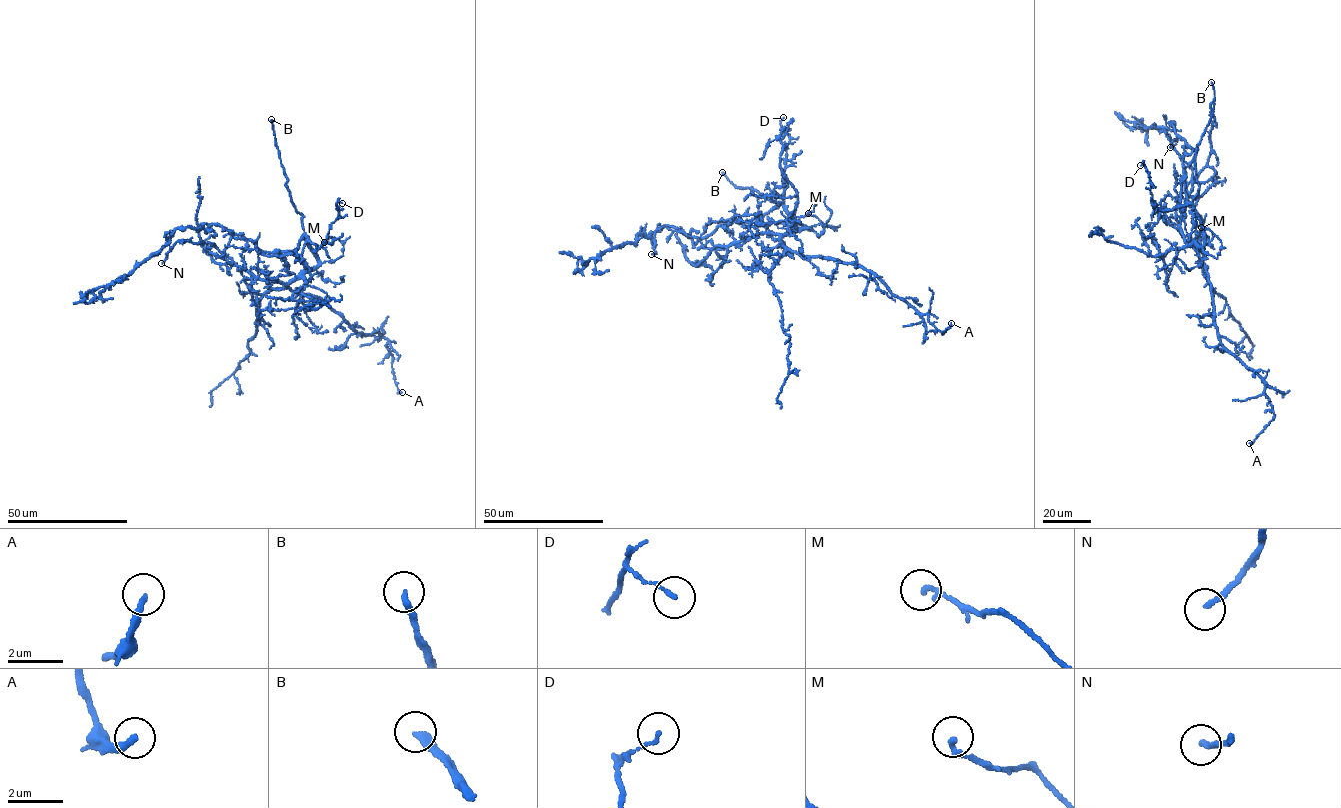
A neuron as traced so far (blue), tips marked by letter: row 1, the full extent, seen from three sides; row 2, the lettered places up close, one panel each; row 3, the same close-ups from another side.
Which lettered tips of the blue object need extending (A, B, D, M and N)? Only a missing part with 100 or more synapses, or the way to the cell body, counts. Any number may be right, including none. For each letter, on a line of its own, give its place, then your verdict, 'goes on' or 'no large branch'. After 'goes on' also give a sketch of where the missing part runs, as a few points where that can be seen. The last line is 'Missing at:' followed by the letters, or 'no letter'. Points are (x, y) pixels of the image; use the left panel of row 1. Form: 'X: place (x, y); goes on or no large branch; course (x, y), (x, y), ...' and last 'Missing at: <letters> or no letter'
A: place (402, 392); no large branch
B: place (271, 119); goes on; course (271, 119), (260, 61), (270, 49), (273, 33)
D: place (342, 203); no large branch
M: place (324, 242); no large branch
N: place (161, 263); no large branch
Missing at: B

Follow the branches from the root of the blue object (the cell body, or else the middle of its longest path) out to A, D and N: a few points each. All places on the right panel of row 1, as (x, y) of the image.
A: (1192, 205), (1204, 241), (1187, 244), (1208, 277), (1218, 338), (1261, 378), (1274, 414), (1249, 443)
D: (1192, 205), (1160, 210), (1151, 200), (1149, 173), (1143, 163), (1140, 165)
N: (1192, 205), (1203, 231), (1201, 247), (1185, 241), (1180, 227), (1192, 172), (1165, 130), (1170, 147)

